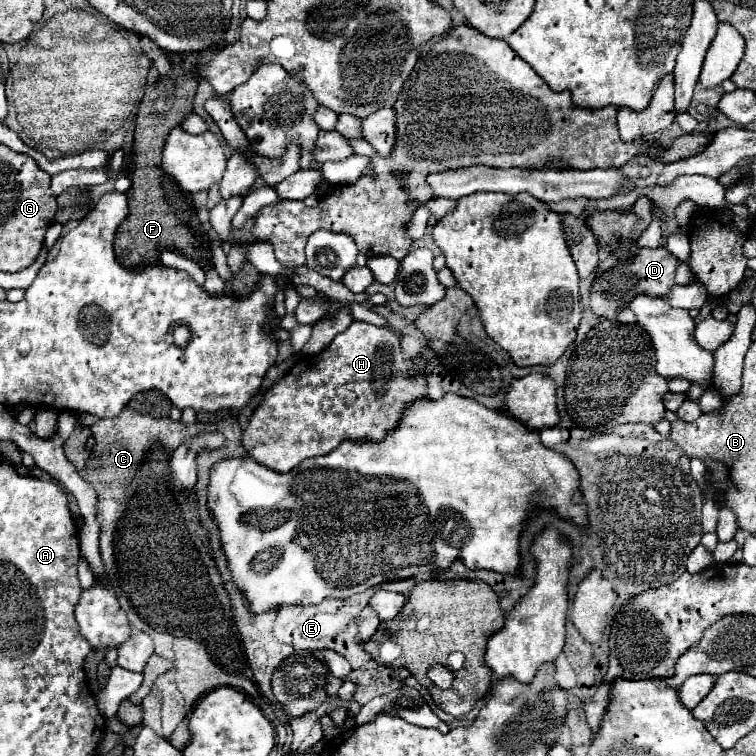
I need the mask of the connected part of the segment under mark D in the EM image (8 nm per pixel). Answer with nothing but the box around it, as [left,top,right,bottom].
[589,246,679,318]

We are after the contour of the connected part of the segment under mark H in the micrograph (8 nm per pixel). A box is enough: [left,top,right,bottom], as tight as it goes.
[243,322,431,472]

